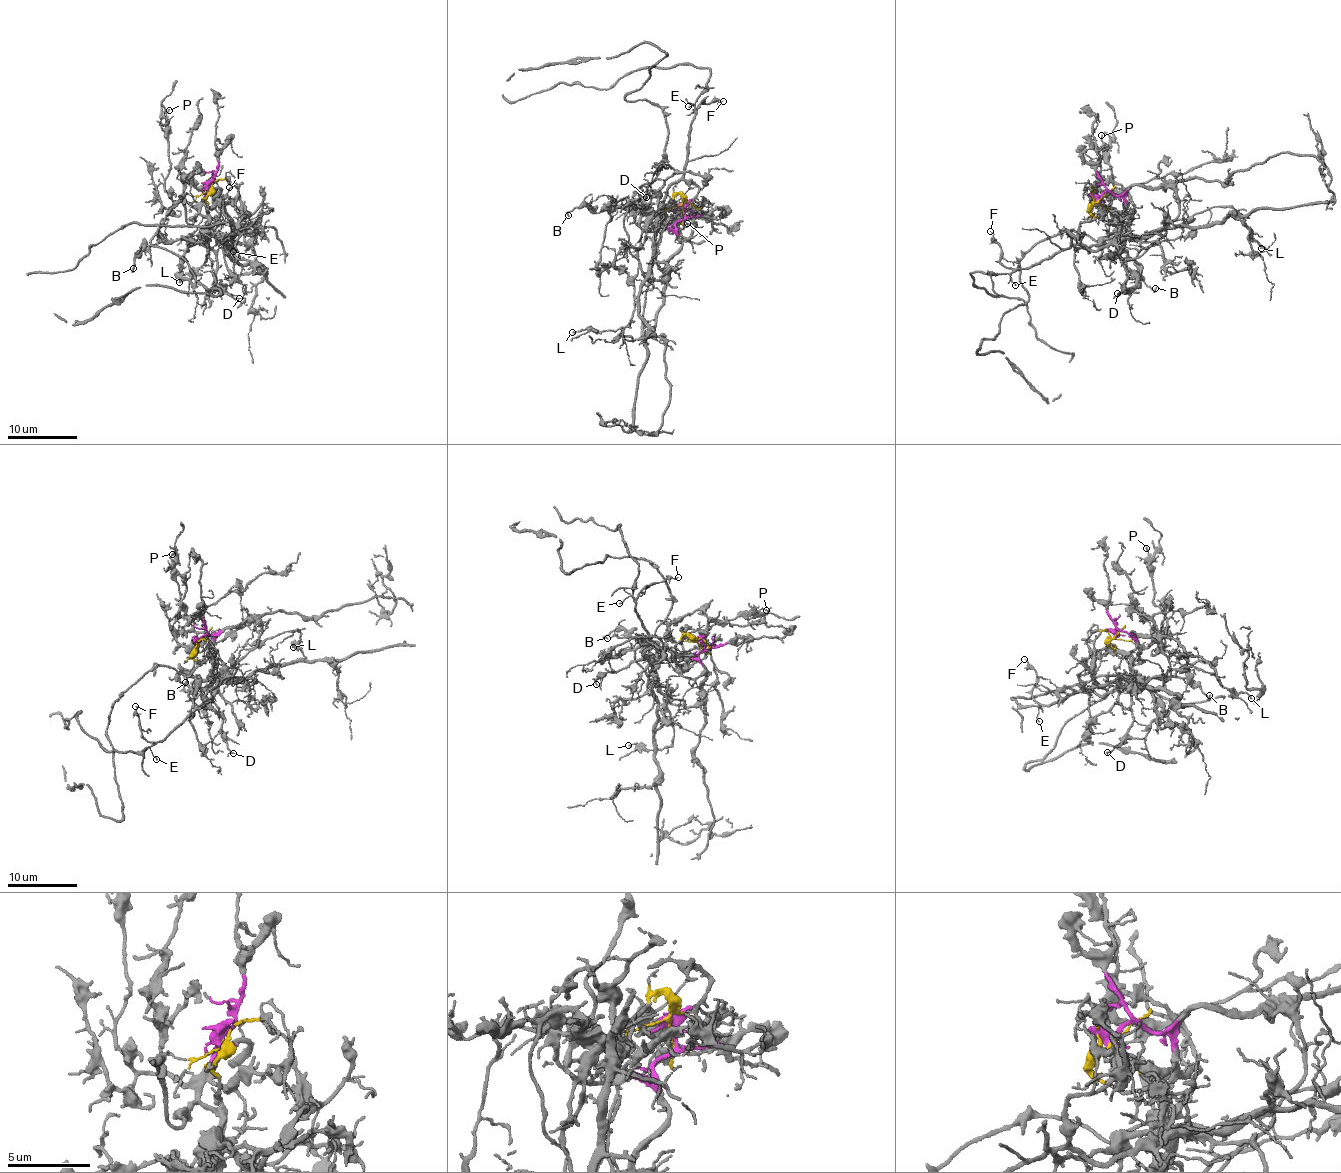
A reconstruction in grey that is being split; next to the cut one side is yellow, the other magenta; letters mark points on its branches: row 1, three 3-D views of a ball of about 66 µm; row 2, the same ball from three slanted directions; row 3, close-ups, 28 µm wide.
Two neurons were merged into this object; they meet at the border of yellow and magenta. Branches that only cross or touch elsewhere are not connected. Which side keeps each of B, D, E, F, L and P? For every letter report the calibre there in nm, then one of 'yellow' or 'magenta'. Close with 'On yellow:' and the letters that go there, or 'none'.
B: calibre 160 nm; magenta
D: calibre 120 nm; magenta
E: calibre 100 nm; yellow
F: calibre 90 nm; yellow
L: calibre 130 nm; magenta
P: calibre 130 nm; magenta
On yellow: E, F

